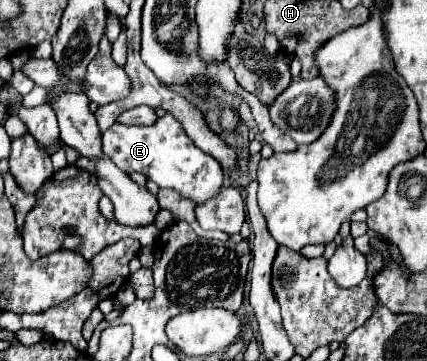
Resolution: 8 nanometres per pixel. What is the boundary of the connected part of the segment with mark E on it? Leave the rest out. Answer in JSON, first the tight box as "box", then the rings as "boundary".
{"box":[105,114,223,204],"boundary":[[[171,114],[157,118],[151,126],[113,124],[105,134],[107,134],[107,156],[127,174],[141,172],[157,186],[175,188],[185,198],[191,198],[195,204],[213,198],[223,188],[221,164],[213,156],[201,152],[191,142],[191,138],[187,138],[185,130]]]}

